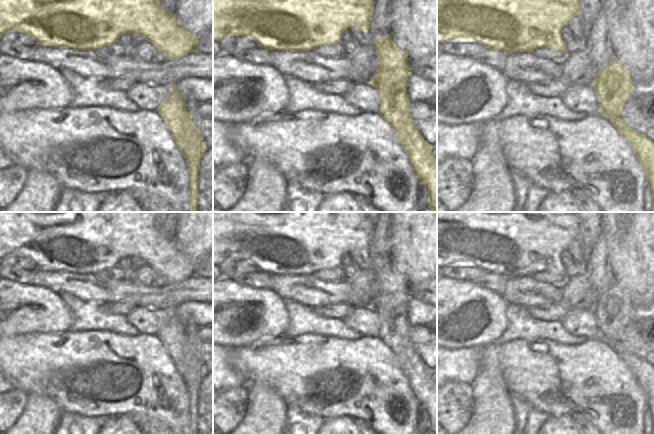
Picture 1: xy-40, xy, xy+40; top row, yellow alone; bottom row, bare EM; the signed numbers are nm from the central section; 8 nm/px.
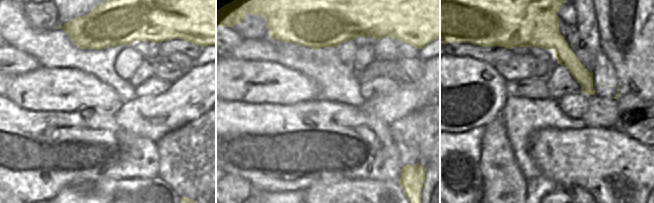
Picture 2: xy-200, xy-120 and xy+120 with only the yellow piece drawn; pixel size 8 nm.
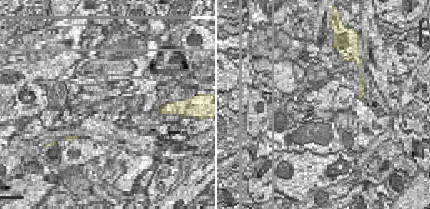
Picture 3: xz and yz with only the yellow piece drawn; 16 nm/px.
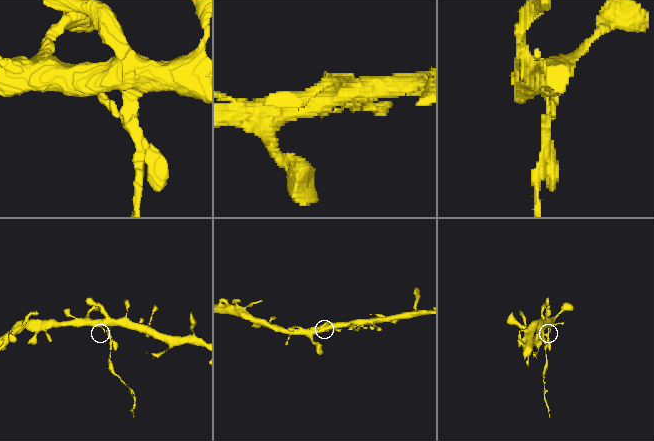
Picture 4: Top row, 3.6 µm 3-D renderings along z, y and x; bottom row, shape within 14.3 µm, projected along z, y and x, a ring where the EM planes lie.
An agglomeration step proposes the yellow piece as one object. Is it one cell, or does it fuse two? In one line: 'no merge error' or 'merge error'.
merge error

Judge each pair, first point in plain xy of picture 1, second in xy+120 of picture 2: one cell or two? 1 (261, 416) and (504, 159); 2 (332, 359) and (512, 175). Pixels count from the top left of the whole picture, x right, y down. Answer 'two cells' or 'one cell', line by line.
1: one cell
2: two cells

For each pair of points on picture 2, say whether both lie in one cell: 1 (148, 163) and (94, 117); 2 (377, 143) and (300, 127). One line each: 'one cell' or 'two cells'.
1: one cell
2: one cell

